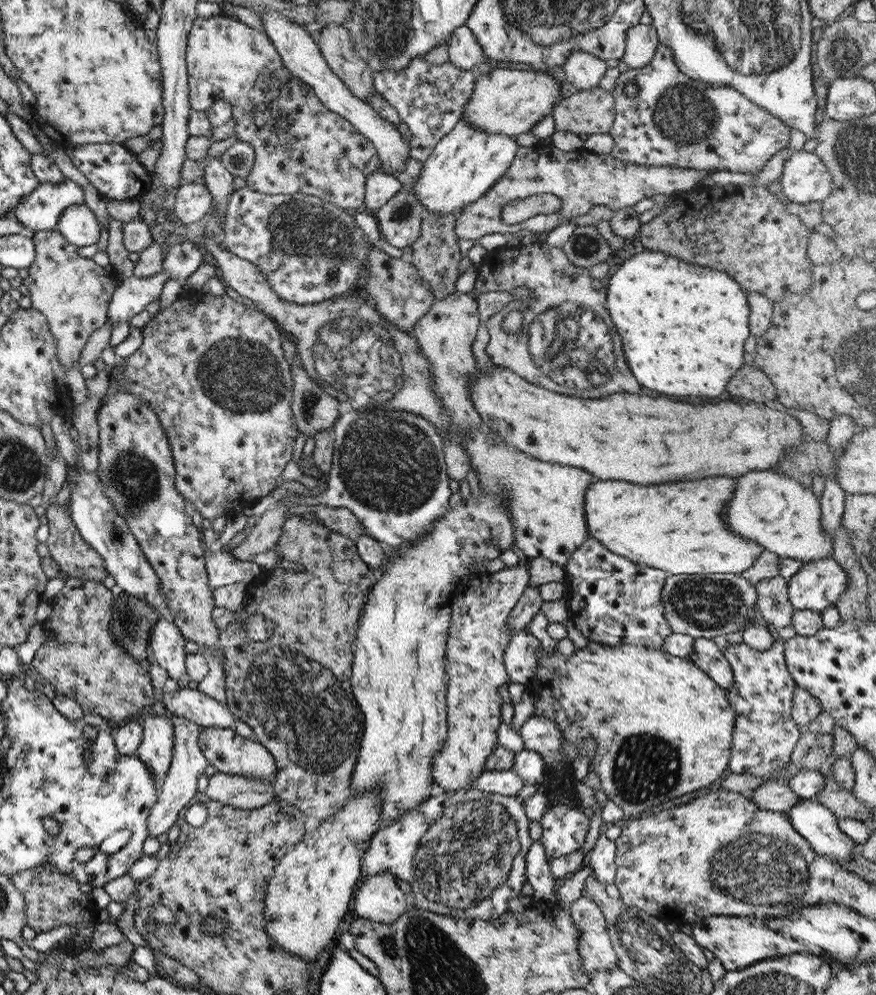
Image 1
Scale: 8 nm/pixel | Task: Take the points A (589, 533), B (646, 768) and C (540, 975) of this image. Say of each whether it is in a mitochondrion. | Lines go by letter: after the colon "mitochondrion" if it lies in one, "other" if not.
A: other
B: mitochondrion
C: other

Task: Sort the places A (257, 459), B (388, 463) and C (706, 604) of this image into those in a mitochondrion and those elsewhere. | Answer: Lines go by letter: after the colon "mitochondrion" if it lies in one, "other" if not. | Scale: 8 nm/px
A: other
B: mitochondrion
C: mitochondrion

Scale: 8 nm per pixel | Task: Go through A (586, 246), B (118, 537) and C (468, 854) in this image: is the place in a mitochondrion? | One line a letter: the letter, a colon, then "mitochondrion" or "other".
A: mitochondrion
B: mitochondrion
C: mitochondrion

